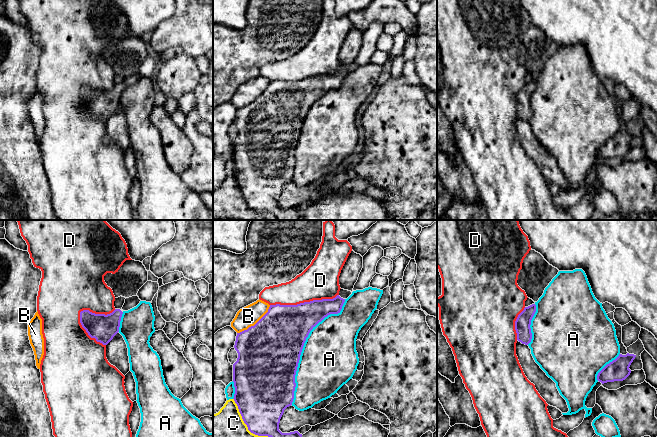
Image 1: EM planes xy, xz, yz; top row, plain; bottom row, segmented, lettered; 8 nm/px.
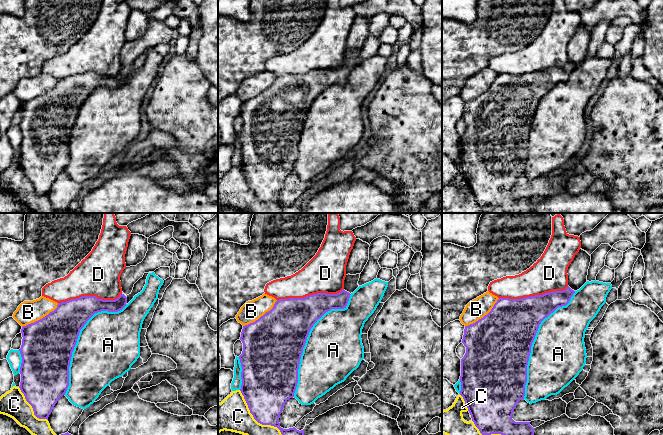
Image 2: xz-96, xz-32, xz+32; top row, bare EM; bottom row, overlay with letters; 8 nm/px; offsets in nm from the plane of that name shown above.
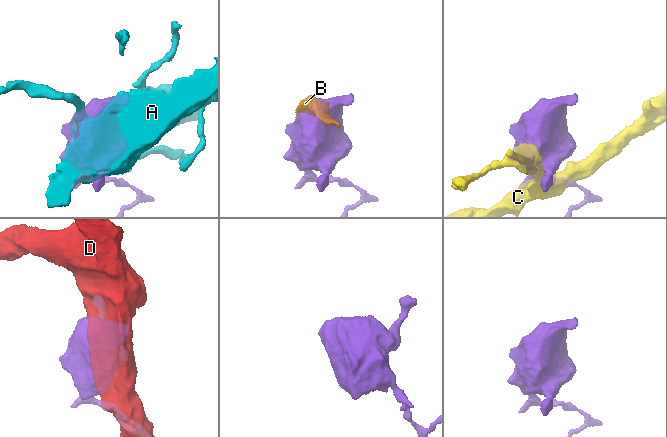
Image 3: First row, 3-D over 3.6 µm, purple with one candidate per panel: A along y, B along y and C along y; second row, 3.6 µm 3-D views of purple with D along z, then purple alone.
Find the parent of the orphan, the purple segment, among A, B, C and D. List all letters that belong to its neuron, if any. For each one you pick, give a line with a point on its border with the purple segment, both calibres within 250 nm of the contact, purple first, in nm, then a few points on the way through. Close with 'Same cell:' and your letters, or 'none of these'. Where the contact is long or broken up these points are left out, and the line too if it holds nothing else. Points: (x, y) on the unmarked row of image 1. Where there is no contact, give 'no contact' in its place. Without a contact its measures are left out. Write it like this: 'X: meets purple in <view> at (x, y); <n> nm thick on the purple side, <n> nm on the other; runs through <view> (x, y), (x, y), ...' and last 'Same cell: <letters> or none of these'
Same cell: none of these

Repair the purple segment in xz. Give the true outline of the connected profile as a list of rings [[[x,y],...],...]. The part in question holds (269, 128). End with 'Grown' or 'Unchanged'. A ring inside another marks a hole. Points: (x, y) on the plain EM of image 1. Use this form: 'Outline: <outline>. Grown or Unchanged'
Outline: [[[340,65],[339,70],[333,75],[313,76],[297,81],[270,81],[268,88],[254,102],[237,109],[234,124],[238,134],[233,140],[233,175],[251,209],[271,213],[277,220],[301,220],[302,210],[298,207],[282,209],[279,199],[284,186],[292,181],[294,175],[295,151],[302,125],[310,107],[328,91],[340,89],[345,76],[351,70],[351,67]]]. Grown

